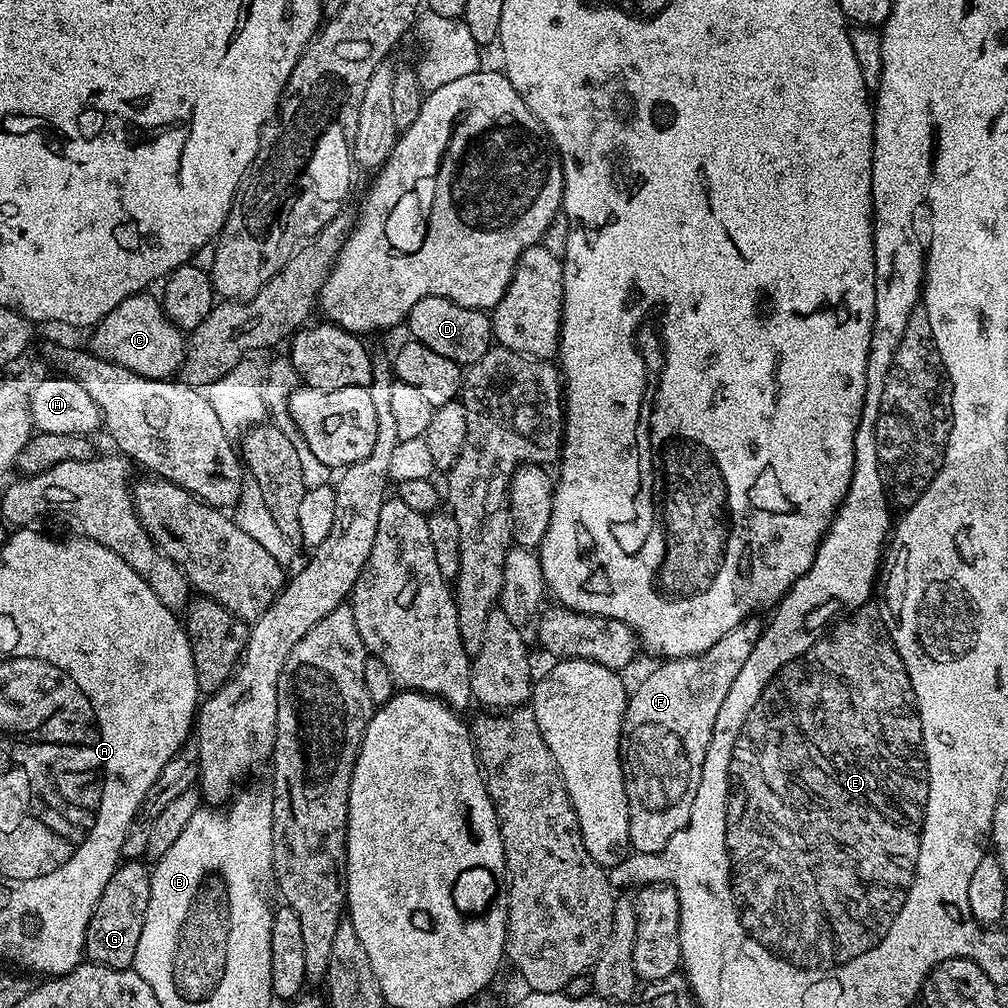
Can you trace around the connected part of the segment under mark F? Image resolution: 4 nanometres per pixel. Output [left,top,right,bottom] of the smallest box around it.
[620,618,762,854]

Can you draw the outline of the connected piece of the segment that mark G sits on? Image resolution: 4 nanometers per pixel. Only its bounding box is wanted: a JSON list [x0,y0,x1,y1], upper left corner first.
[84,859,151,968]

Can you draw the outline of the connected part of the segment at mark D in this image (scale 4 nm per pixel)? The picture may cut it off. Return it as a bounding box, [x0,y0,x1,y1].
[406,296,493,366]

